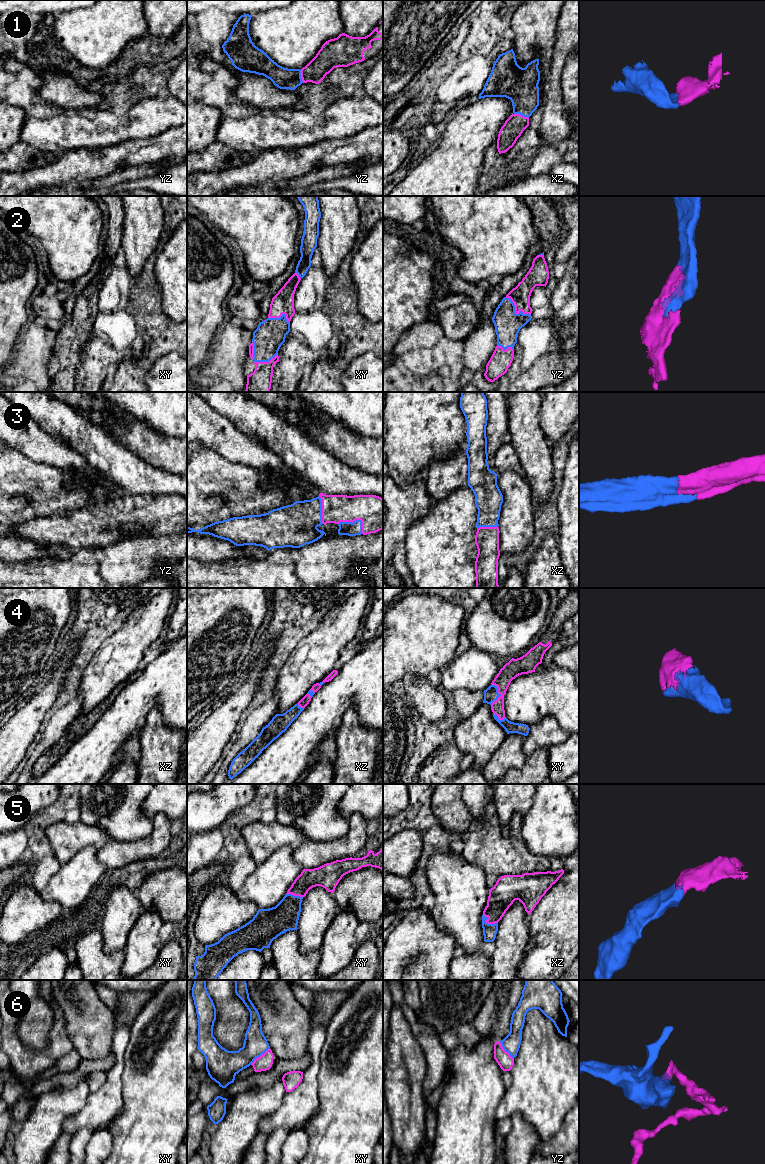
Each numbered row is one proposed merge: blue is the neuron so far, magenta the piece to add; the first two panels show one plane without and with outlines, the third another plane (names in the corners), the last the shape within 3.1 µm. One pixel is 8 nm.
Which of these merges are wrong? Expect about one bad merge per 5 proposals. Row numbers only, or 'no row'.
6

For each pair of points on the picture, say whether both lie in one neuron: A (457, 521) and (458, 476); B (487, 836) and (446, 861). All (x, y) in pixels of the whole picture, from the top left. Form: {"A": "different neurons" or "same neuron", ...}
{"A": "different neurons", "B": "different neurons"}

